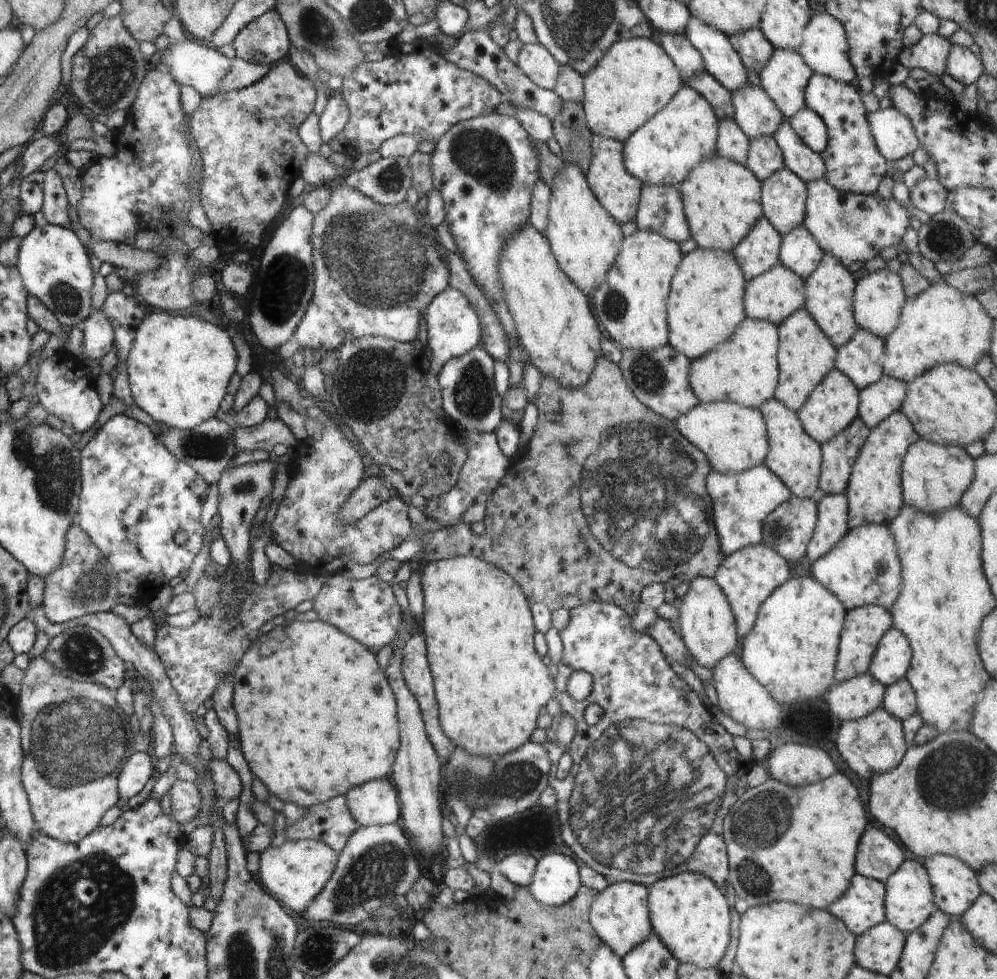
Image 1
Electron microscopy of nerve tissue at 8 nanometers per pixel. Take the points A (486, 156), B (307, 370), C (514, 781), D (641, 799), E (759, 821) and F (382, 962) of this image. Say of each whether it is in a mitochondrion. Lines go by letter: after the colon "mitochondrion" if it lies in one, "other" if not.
A: mitochondrion
B: other
C: mitochondrion
D: mitochondrion
E: mitochondrion
F: mitochondrion

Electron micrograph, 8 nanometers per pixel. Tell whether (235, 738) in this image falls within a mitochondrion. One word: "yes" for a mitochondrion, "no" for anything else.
no

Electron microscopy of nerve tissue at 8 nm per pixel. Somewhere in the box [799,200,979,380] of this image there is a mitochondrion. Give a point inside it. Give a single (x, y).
(944, 238)

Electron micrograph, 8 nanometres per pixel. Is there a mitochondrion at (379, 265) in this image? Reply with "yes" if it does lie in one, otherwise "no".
yes

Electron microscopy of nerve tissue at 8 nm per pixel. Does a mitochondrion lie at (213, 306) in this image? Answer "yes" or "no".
no

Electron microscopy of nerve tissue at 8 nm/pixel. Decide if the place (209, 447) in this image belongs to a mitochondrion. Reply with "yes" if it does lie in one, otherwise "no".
yes

